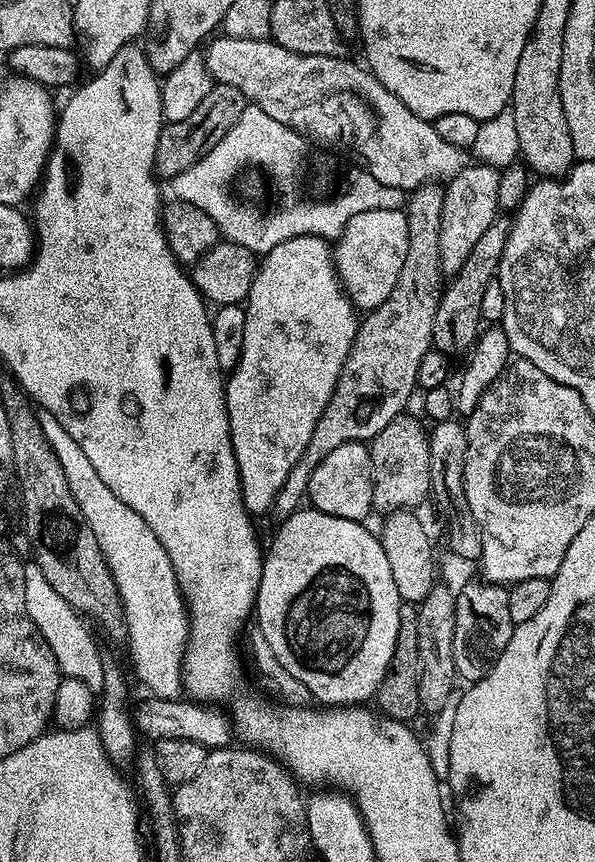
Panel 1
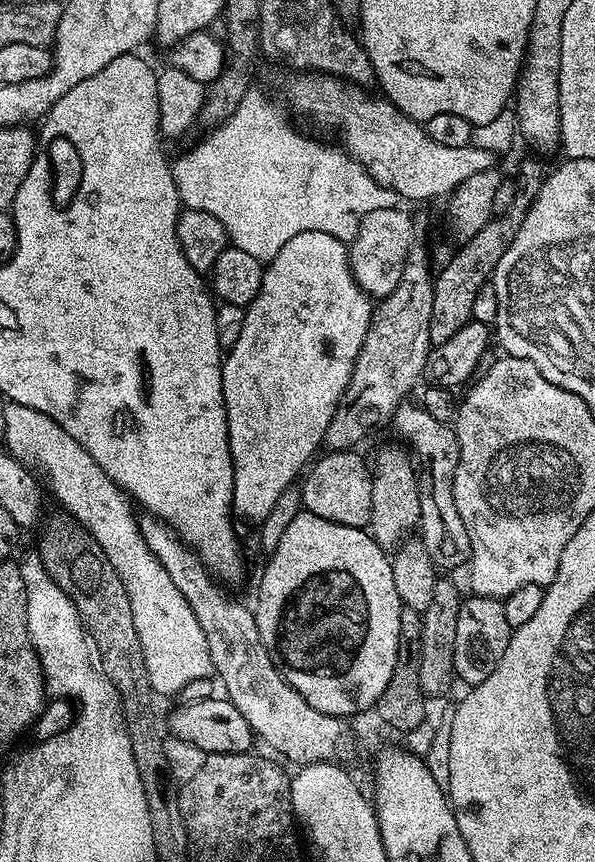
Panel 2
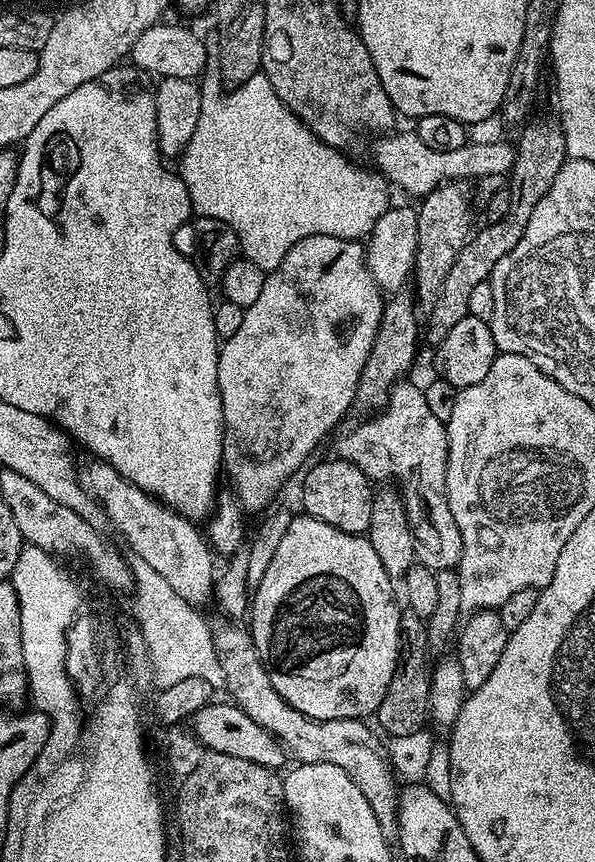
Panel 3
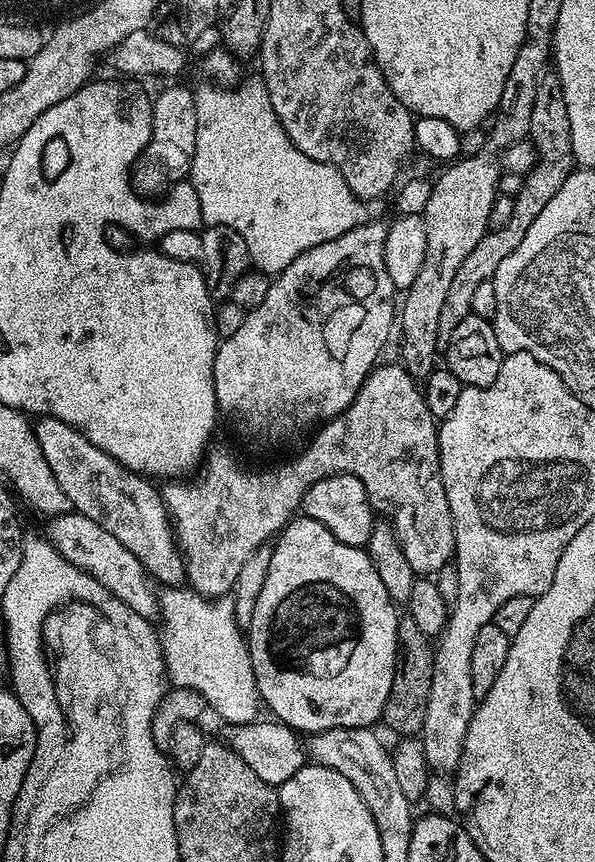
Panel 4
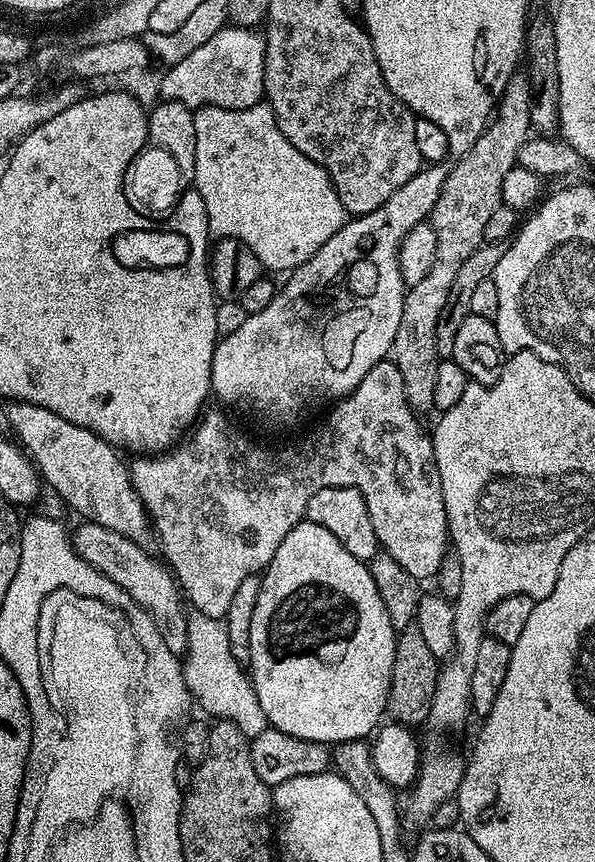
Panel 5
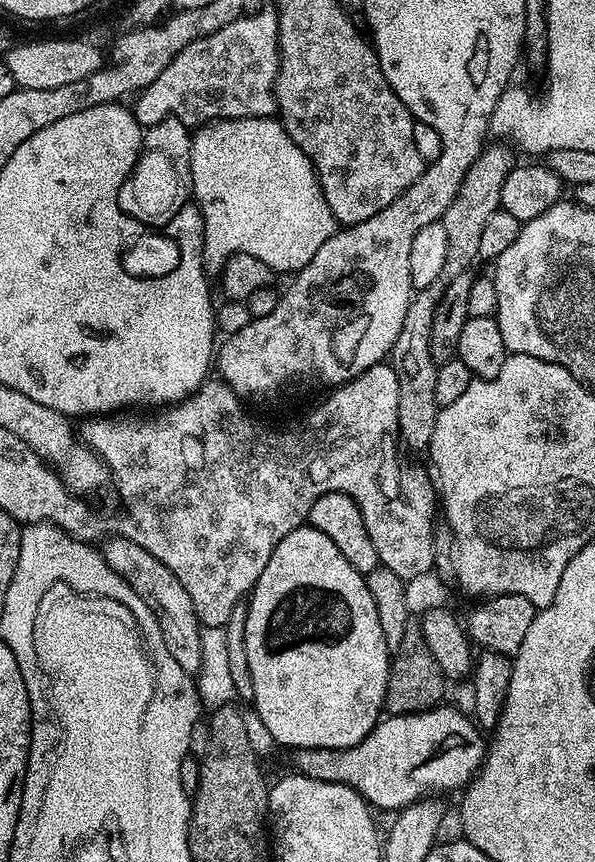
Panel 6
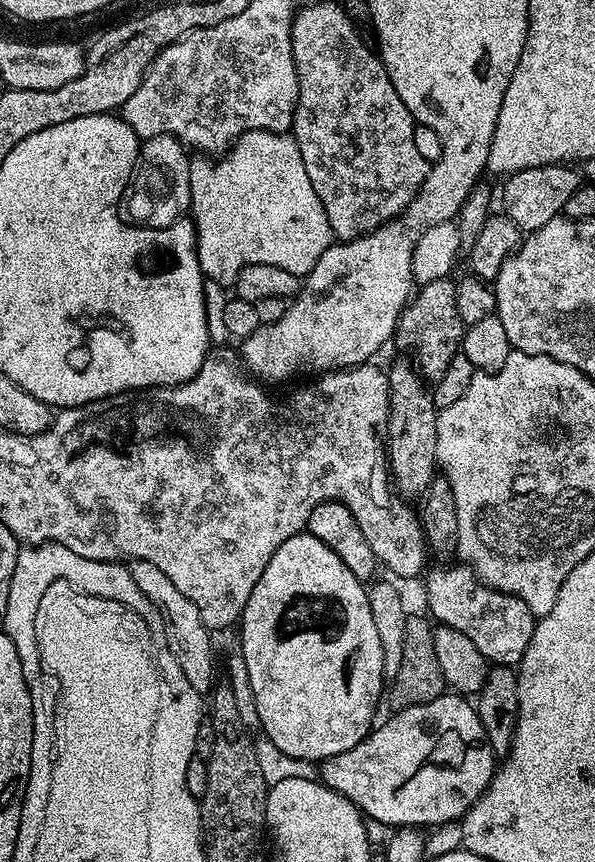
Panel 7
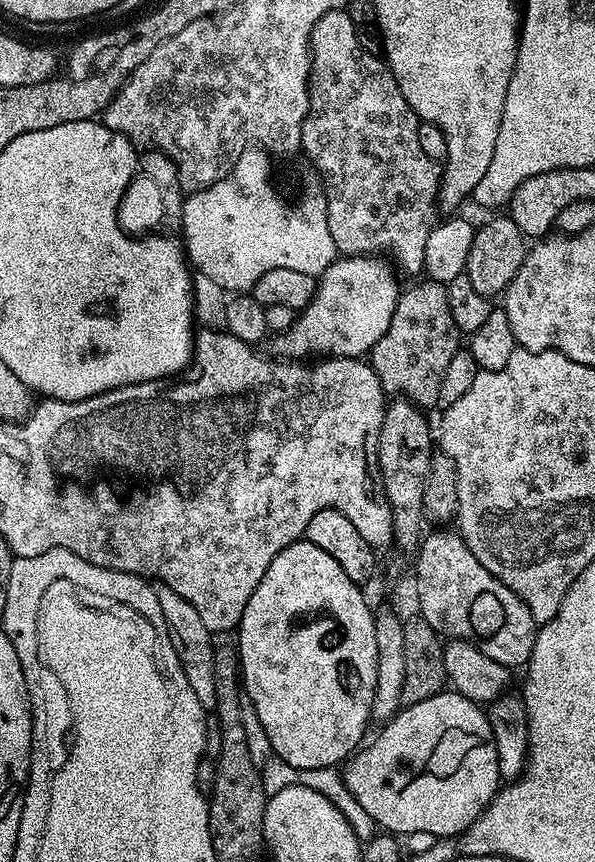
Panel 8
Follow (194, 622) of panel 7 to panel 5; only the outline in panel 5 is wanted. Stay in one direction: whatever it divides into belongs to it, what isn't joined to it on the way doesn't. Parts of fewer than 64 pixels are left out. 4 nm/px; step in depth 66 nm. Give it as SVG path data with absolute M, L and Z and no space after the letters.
M80 522L76 532L71 533L72 549L83 560L90 562L94 570L102 570L110 582L118 582L120 592L128 595L141 609L141 613L151 616L156 627L155 635L176 656L183 657L188 650L188 617L185 601L182 599L180 585L172 575L168 566L148 553L149 549L142 544L135 544L130 538L118 534L114 530L106 530L106 526L98 526L91 522Z

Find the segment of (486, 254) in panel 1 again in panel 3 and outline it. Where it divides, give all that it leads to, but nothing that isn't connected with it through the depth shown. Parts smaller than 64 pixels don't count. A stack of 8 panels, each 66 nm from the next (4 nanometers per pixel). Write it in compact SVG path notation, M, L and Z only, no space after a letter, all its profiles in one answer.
M548 116L542 117L541 120L532 118L523 125L522 131L524 133L521 134L520 140L515 141L516 161L506 184L510 194L510 210L506 210L506 218L502 218L502 222L485 223L484 229L481 232L479 229L469 240L467 246L460 251L458 258L454 258L454 266L450 266L450 274L446 274L446 282L442 284L442 294L438 294L438 302L430 306L432 314L428 320L426 318L426 340L427 343L429 340L429 345L440 344L442 338L446 338L446 334L450 334L450 329L456 323L462 322L462 318L469 316L470 294L474 291L474 286L478 286L478 282L489 282L494 266L498 266L498 262L502 262L505 254L514 250L514 246L518 246L522 234L526 234L526 225L530 223L530 214L534 214L534 206L538 206L538 202L542 202L542 198L546 198L546 190L550 190L550 186L554 186L554 178L558 178L558 170L562 170L564 161L569 159L564 137L564 125L559 119L551 120Z

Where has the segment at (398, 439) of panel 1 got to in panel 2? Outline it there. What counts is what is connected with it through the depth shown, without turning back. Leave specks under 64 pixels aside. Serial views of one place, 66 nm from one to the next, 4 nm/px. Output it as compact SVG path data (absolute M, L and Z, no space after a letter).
M403 447L384 448L376 456L376 464L372 468L372 493L370 494L370 529L378 546L385 550L392 550L401 543L407 528L415 529L421 519L420 481L418 468L413 457Z

